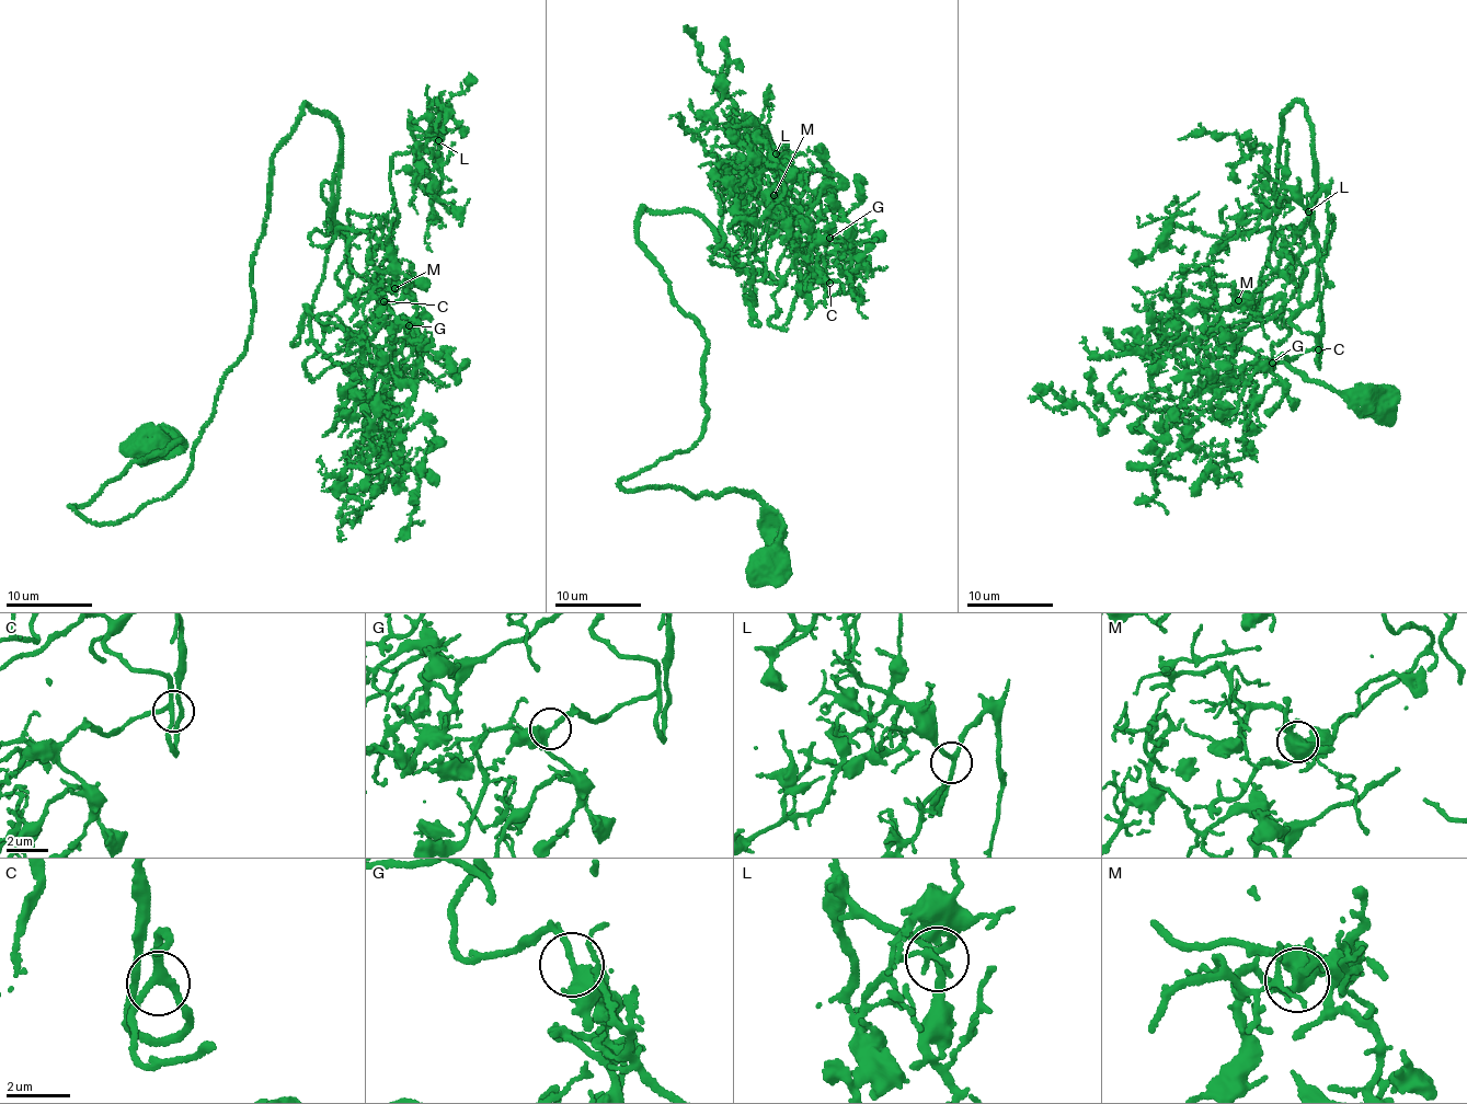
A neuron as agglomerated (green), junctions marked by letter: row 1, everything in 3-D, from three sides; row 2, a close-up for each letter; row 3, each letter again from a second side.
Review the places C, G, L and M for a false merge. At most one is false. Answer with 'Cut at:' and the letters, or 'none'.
Cut at: none

